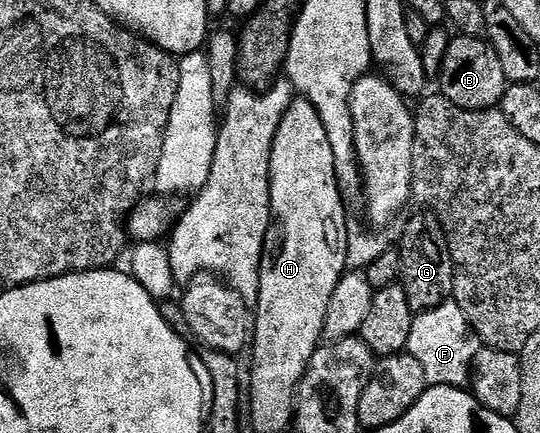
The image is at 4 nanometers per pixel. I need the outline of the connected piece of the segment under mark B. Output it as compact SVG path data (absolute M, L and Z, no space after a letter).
M457 35L452 38L442 61L440 96L464 109L496 108L508 89L503 63L492 44L482 37Z

